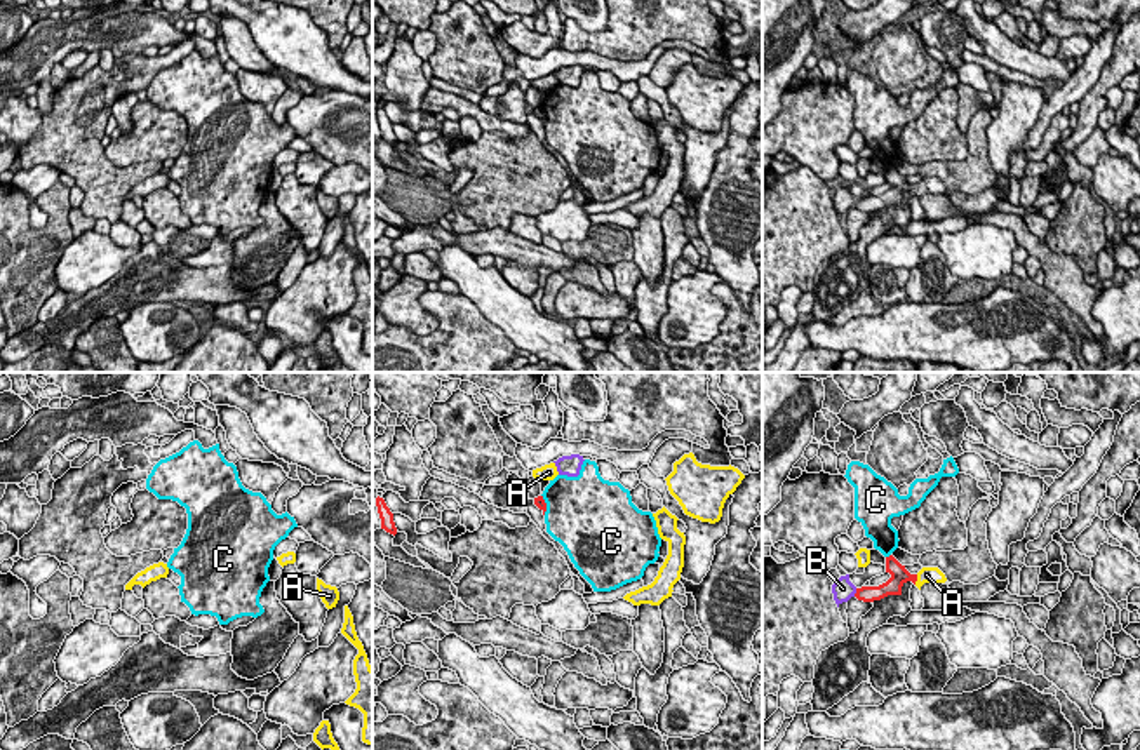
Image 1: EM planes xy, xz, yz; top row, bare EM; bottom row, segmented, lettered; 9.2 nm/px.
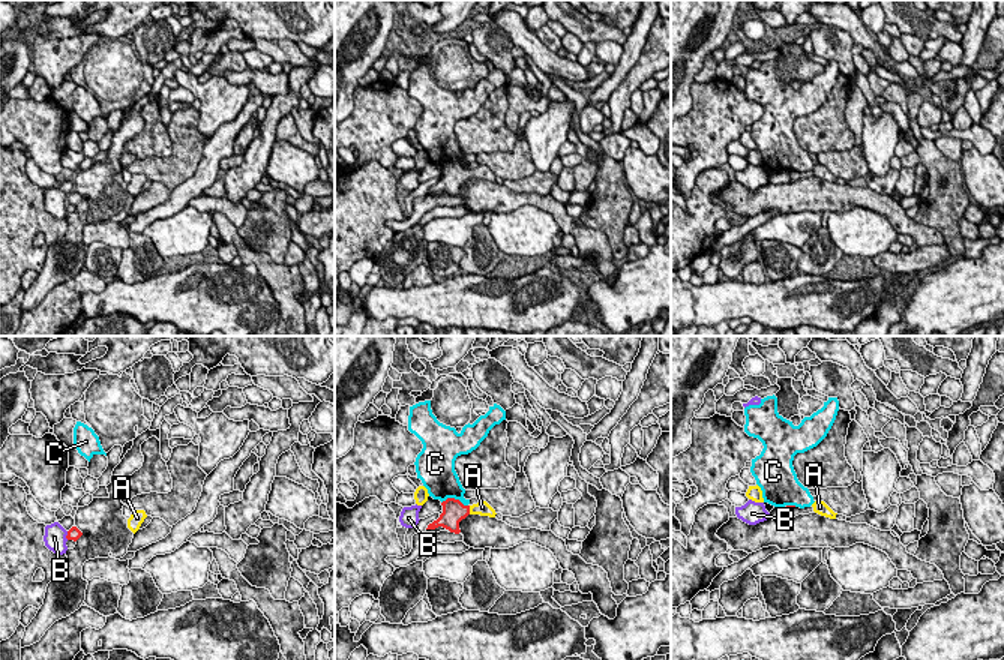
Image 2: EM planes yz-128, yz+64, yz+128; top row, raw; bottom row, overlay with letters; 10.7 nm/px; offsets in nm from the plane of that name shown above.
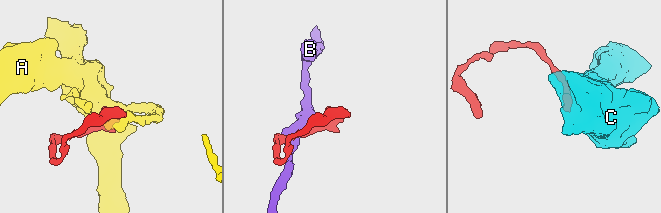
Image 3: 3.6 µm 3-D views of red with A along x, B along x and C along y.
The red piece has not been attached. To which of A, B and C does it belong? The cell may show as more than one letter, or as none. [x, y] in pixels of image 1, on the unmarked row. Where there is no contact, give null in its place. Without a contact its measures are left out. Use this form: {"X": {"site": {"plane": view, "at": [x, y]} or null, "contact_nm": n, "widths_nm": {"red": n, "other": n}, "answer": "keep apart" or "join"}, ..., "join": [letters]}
{"A": {"site": {"plane": "yz", "at": [916, 190]}, "contact_nm": 100, "widths_nm": {"red": 160, "other": 160}, "answer": "join"}, "B": {"site": {"plane": "yz", "at": [857, 202]}, "contact_nm": 90, "widths_nm": {"red": 160, "other": 200}, "answer": "keep apart"}, "C": {"site": {"plane": "yz", "at": [890, 166]}, "contact_nm": 60, "widths_nm": {"red": 160, "other": 240}, "answer": "keep apart"}, "join": ["A"]}

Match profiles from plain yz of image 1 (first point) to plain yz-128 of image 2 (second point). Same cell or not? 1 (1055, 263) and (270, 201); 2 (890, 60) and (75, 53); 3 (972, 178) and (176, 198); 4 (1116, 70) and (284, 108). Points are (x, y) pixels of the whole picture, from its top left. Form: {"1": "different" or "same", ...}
{"1": "different", "2": "different", "3": "different", "4": "same"}

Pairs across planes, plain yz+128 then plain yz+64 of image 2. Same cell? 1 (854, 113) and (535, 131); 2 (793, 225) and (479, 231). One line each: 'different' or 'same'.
1: different
2: different

